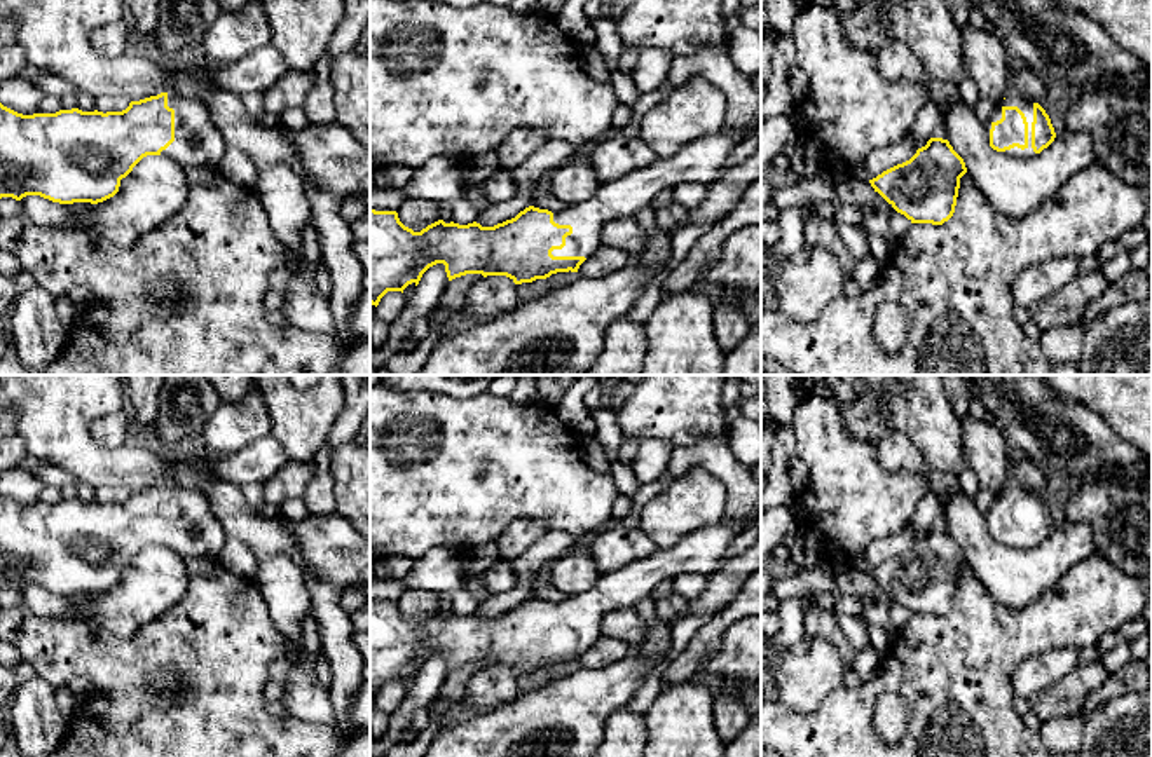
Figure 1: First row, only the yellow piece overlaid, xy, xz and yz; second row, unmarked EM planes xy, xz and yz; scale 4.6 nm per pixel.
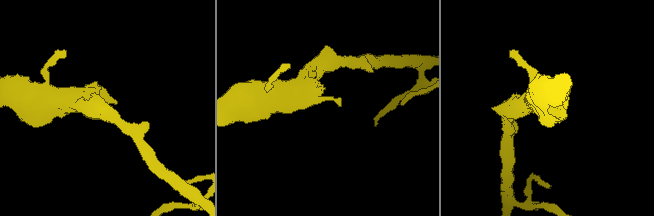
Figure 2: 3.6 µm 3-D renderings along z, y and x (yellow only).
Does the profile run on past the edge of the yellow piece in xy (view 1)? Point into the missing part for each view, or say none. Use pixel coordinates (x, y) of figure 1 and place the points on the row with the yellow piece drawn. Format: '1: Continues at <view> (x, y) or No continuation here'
1: Continues at xy (198, 142)

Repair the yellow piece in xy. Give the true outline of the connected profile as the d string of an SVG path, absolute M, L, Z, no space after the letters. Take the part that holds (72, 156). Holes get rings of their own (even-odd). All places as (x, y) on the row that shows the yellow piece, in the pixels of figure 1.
M175 92L131 101L126 110L106 113L72 108L23 115L0 103L0 199L40 195L59 204L98 204L113 197L120 180L147 155L166 155L190 169L218 166L225 150L206 105Z

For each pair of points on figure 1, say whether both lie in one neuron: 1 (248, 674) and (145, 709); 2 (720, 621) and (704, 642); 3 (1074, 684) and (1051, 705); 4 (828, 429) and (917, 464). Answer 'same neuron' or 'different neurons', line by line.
1: same neuron
2: same neuron
3: same neuron
4: different neurons

